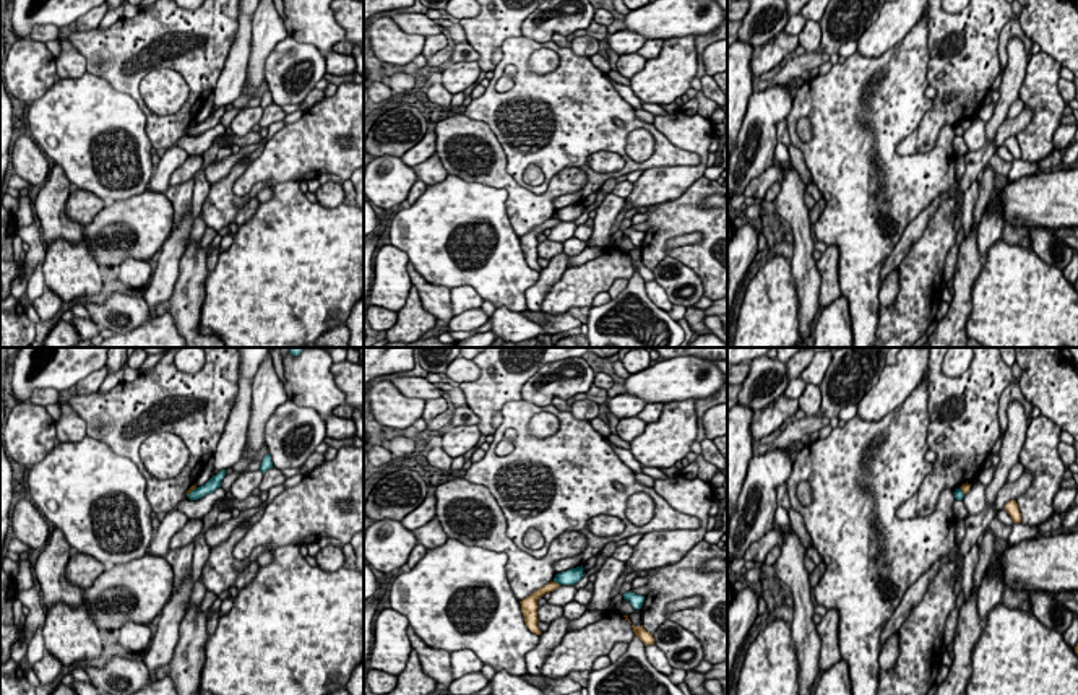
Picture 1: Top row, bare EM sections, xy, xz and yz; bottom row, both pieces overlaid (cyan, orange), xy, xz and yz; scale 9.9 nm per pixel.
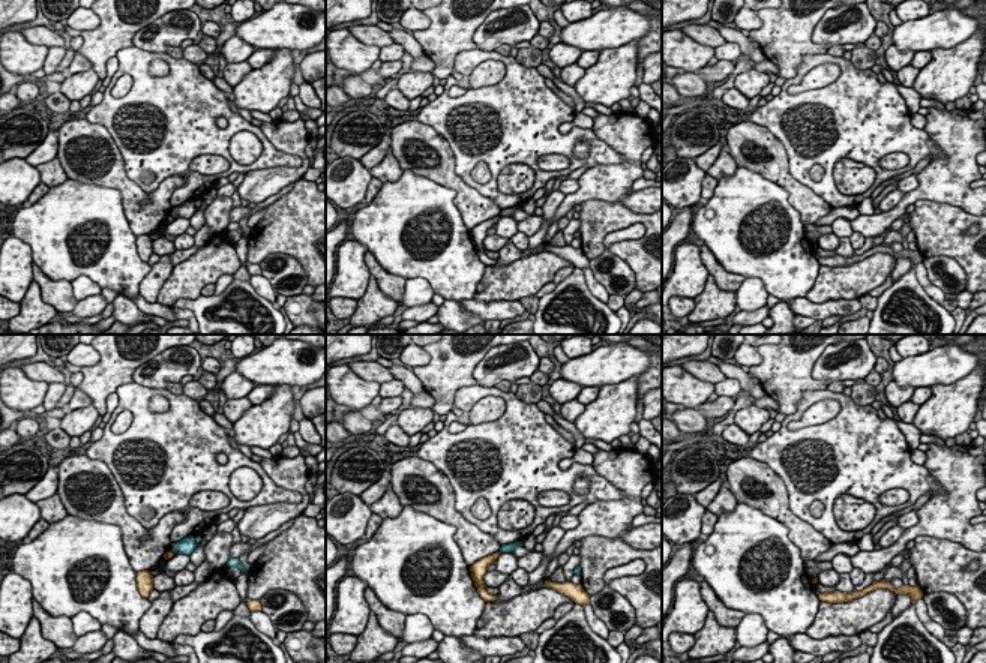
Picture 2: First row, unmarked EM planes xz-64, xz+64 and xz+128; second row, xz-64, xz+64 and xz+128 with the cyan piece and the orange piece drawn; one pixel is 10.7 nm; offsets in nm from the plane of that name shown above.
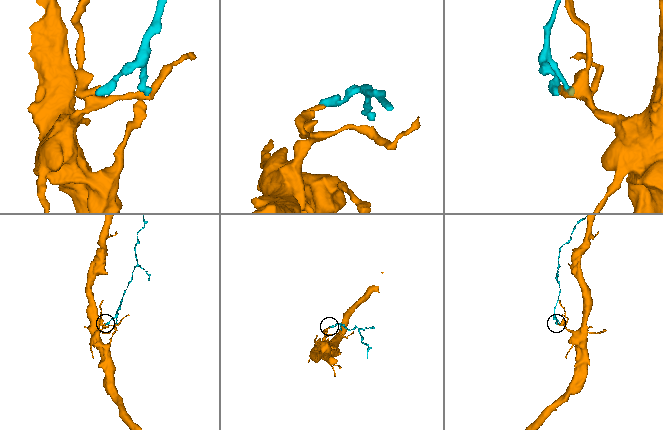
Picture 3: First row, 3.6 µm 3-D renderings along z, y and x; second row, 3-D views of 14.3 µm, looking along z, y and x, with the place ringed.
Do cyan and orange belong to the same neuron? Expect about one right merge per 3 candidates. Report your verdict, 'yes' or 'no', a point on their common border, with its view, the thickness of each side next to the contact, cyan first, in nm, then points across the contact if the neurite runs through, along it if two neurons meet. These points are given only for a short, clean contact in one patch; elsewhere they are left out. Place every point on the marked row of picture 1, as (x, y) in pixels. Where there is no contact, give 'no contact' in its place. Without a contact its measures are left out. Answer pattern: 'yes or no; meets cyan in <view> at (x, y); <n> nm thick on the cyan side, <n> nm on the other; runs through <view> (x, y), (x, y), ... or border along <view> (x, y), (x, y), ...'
no; meets cyan in xz at (557, 582); 160 nm thick on the cyan side, 90 nm on the other; border along xz (554, 580), (559, 585)

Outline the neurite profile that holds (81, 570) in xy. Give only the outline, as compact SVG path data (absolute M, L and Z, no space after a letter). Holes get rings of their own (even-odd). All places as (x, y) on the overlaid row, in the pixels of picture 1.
M73 552L65 575L71 585L88 589L102 572L104 563L88 554Z

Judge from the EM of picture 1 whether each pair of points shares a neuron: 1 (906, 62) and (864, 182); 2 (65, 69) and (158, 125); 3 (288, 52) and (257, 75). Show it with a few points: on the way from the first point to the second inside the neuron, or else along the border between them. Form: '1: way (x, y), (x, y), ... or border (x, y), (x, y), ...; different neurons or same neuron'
1: way (871, 73), (862, 82), (858, 94), (854, 146); same neuron
2: border (67, 38), (85, 59), (86, 70); different neurons
3: border (286, 36), (268, 56), (263, 78); different neurons

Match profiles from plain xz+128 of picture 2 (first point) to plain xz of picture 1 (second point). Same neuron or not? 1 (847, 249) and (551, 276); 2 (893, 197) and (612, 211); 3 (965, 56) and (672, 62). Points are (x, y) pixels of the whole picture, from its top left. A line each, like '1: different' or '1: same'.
1: same
2: same
3: same

